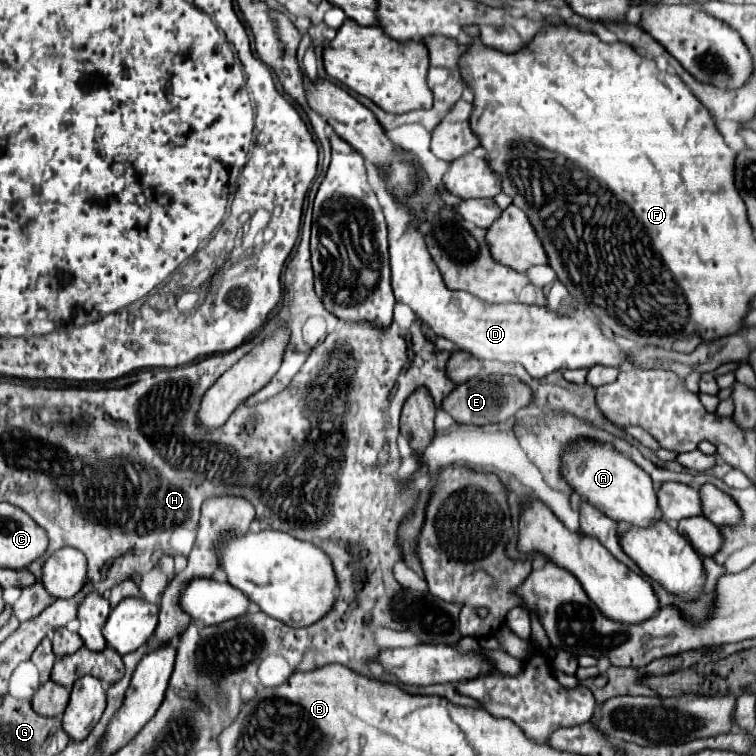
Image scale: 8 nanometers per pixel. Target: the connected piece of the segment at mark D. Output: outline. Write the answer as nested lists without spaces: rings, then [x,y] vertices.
[[[408,224],[406,232],[390,242],[390,270],[396,300],[408,304],[438,336],[454,342],[480,360],[518,362],[530,376],[544,378],[554,370],[590,368],[592,364],[620,366],[626,356],[618,344],[602,334],[598,320],[580,310],[558,316],[546,306],[488,304],[470,292],[448,290],[418,226]]]

